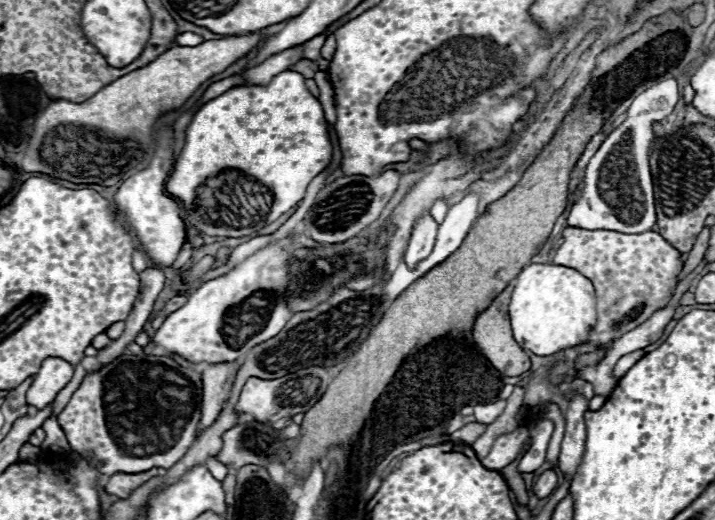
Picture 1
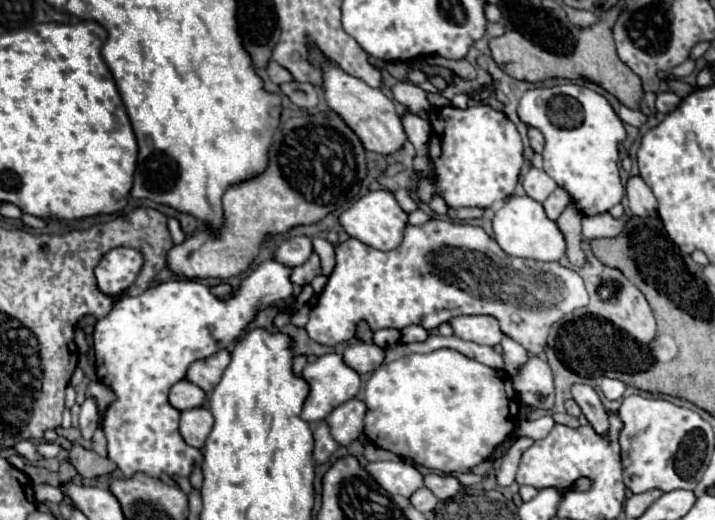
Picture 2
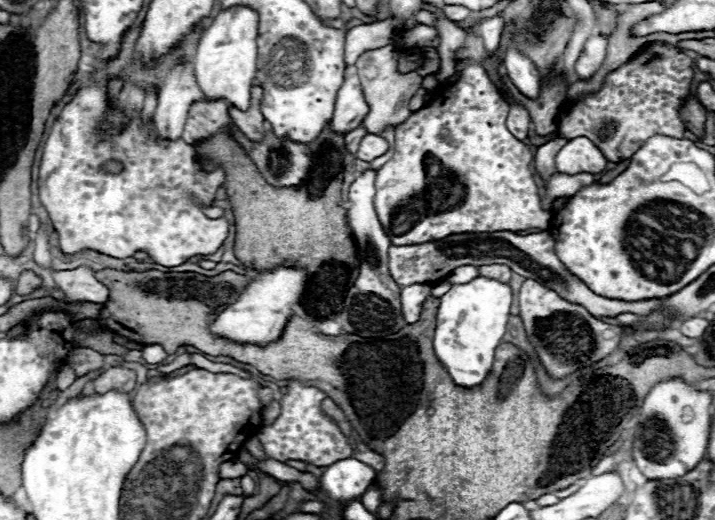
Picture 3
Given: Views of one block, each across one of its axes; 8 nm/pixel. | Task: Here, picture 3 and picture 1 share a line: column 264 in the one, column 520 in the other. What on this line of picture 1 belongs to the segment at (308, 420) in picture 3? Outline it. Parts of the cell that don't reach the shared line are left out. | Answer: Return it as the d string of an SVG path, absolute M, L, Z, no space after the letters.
M518 426L514 432L500 434L500 436L494 440L494 444L492 444L492 448L490 448L490 452L488 452L488 456L482 458L480 462L482 462L486 468L490 468L490 470L502 470L504 466L512 464L512 462L518 458L518 454L522 452L522 448L524 448L528 442L530 442L530 432L528 432L528 428L526 428L526 426Z

